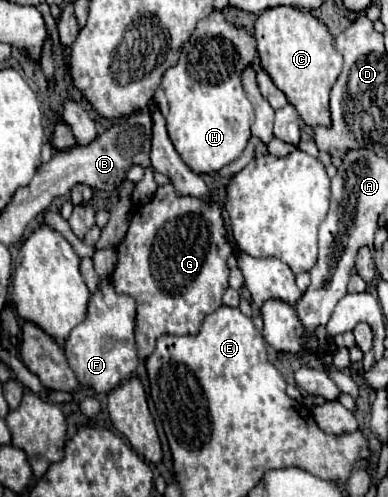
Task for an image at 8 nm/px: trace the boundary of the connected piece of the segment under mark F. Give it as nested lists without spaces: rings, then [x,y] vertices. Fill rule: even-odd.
[[[102,279],[98,289],[90,295],[86,319],[76,325],[64,343],[66,359],[76,379],[84,387],[92,387],[98,393],[110,393],[124,379],[130,379],[140,365],[134,327],[136,327],[136,299],[114,289],[110,279]]]

